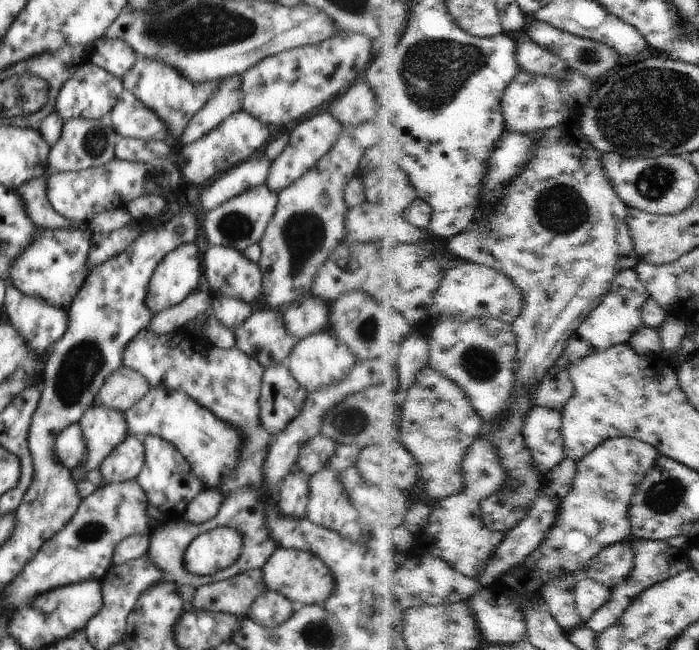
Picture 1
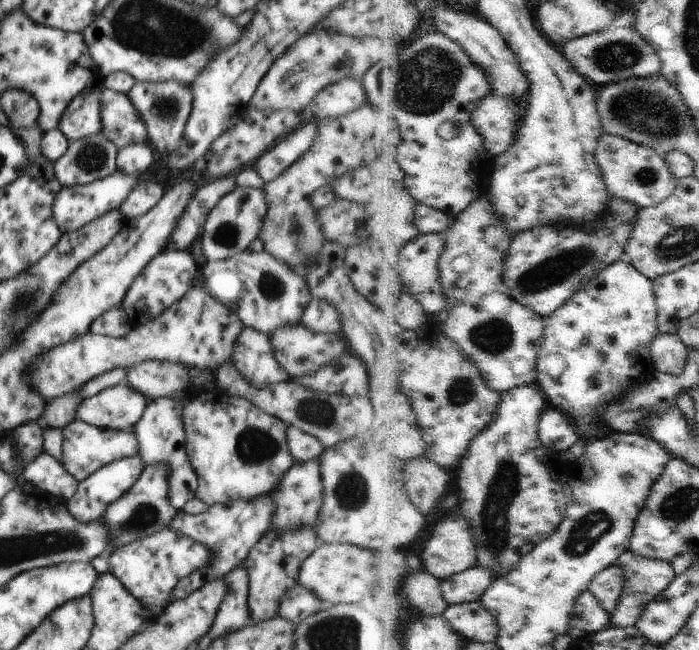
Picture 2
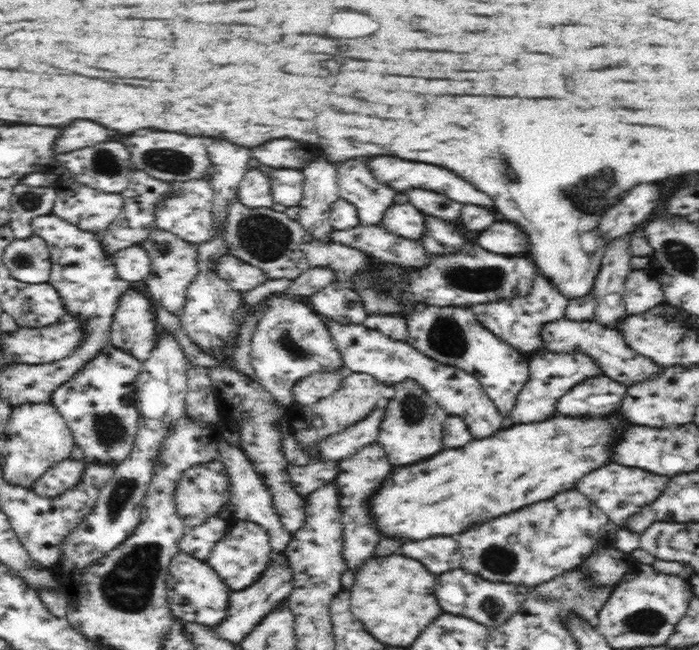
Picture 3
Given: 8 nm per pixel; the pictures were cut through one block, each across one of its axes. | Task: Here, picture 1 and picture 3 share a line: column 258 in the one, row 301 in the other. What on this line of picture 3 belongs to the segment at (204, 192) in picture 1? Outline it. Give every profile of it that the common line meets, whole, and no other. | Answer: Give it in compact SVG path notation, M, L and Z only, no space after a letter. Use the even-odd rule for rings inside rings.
M158 226L153 228L153 231L150 231L150 234L139 245L146 250L148 258L151 260L150 272L144 277L146 294L155 305L179 314L185 305L186 289L198 272L198 245L182 240L174 233Z

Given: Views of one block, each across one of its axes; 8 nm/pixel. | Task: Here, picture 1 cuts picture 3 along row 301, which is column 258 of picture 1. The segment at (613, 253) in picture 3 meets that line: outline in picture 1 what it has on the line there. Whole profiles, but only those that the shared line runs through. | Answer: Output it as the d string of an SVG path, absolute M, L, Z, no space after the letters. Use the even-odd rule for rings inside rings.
M266 590L258 595L247 611L247 616L262 626L277 627L279 624L284 624L294 614L295 609L294 603L286 596L274 590Z

